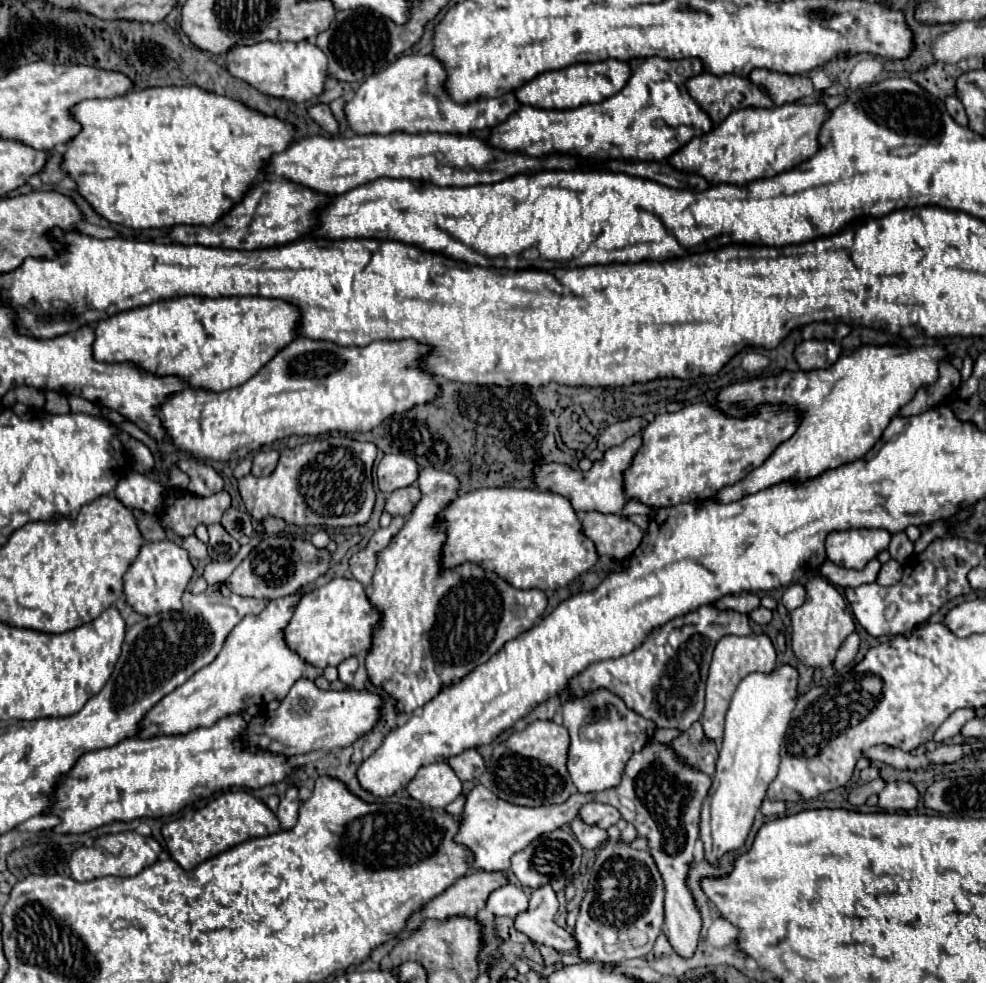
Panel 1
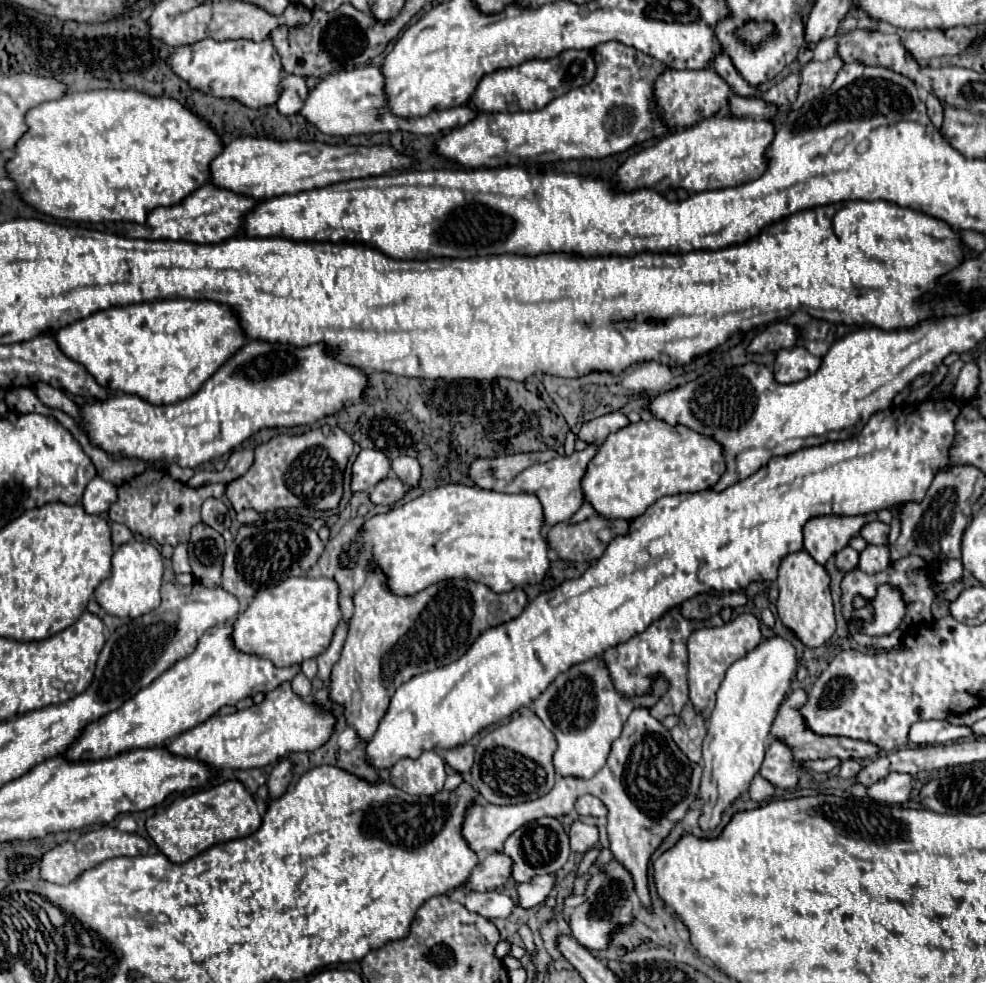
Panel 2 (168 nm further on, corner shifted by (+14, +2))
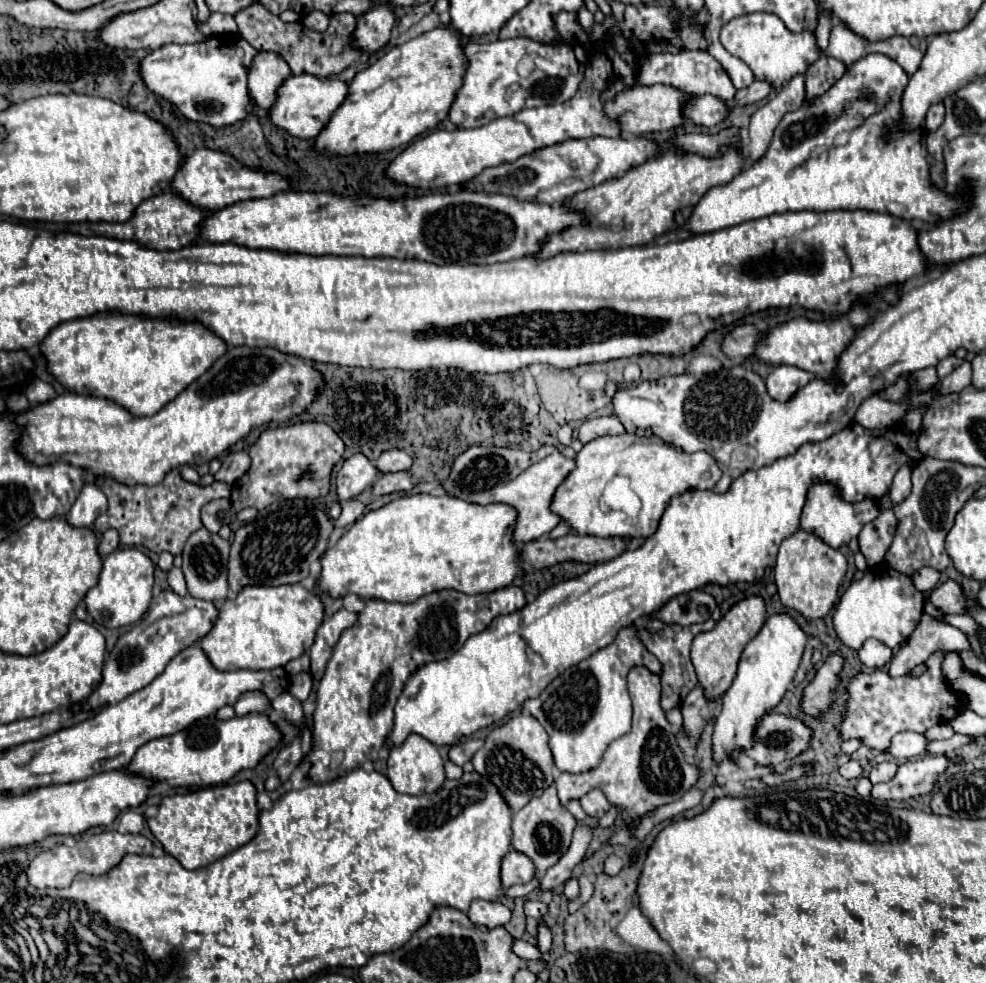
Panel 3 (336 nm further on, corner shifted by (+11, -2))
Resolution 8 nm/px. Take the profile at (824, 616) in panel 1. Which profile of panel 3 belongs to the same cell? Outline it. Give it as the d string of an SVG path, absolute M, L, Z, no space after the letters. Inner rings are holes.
M799 530L793 536L785 538L779 546L777 566L775 566L775 584L779 590L781 604L797 610L807 620L819 620L829 614L837 602L837 590L845 578L847 560L839 550L829 548L817 536Z

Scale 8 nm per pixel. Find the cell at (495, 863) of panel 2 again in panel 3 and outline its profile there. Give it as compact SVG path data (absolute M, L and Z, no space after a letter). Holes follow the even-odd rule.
M511 850L501 864L503 888L509 888L513 884L525 884L531 878L533 878L533 862L527 856L521 856L521 852Z

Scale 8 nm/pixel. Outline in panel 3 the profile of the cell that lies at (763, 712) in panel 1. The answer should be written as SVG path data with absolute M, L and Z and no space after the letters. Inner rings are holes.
M773 614L761 628L761 632L745 646L737 676L731 684L731 688L725 692L721 700L721 712L715 718L715 728L713 728L713 760L717 764L721 762L739 762L739 756L743 750L753 748L755 740L755 730L771 708L775 708L789 684L793 682L793 676L799 668L803 650L805 650L807 636L803 630L793 622L791 616L787 614Z

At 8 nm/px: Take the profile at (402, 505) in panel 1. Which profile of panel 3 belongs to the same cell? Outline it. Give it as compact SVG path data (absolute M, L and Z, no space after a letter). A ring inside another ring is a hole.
M393 472L393 474L383 474L375 484L373 484L373 496L383 496L383 494L393 494L393 492L409 492L413 488L411 476L407 472Z

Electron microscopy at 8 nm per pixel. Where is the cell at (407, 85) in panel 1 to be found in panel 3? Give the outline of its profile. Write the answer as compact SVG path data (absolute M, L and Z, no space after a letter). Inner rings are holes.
M309 74L291 76L277 92L277 104L271 108L271 122L297 138L313 140L329 124L335 110L349 96L349 84L339 78L315 78Z

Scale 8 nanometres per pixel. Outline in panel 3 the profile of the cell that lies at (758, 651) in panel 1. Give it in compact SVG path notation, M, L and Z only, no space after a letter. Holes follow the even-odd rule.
M751 596L751 598L745 598L743 602L735 604L717 622L717 626L713 630L701 632L701 634L695 636L693 646L691 646L691 662L695 666L697 680L699 680L701 688L703 688L703 692L705 692L707 700L719 700L727 692L729 684L735 678L737 662L739 662L739 656L741 656L745 644L759 634L765 620L767 620L767 614L765 614L763 600L757 598L757 596Z

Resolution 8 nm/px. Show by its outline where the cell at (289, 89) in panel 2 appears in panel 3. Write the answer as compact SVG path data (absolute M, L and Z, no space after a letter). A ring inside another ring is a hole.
M259 52L249 70L249 92L255 104L263 110L271 110L277 102L277 90L291 78L291 70L275 52Z

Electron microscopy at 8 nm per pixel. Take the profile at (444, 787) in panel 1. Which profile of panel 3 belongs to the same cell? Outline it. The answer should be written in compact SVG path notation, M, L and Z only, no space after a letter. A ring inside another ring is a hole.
M419 734L409 736L401 746L391 748L387 760L387 778L393 788L401 794L431 794L437 792L445 782L445 768L439 750Z

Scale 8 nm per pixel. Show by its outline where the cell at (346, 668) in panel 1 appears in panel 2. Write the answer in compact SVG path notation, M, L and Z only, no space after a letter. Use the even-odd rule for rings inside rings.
M340 620L336 632L334 632L334 638L330 642L330 646L326 648L326 652L318 654L316 656L316 662L318 662L318 678L328 682L330 678L330 670L332 666L338 662L340 658L340 652L342 652L342 646L344 646L344 640L346 640L346 632L348 632L348 624L344 620Z

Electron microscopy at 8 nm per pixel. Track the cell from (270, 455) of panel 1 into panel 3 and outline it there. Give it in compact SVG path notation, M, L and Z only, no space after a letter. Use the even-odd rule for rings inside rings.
M245 450L243 452L231 452L223 460L221 470L215 474L215 480L225 482L225 484L233 484L235 480L239 480L249 470L249 466L251 466L251 458Z

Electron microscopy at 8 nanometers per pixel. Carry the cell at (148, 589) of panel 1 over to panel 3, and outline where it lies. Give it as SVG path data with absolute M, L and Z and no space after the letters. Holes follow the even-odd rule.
M119 548L103 560L99 584L91 588L85 596L87 612L95 618L97 624L105 628L135 624L143 618L143 614L151 604L153 582L155 582L155 564L151 562L151 558L137 548Z

